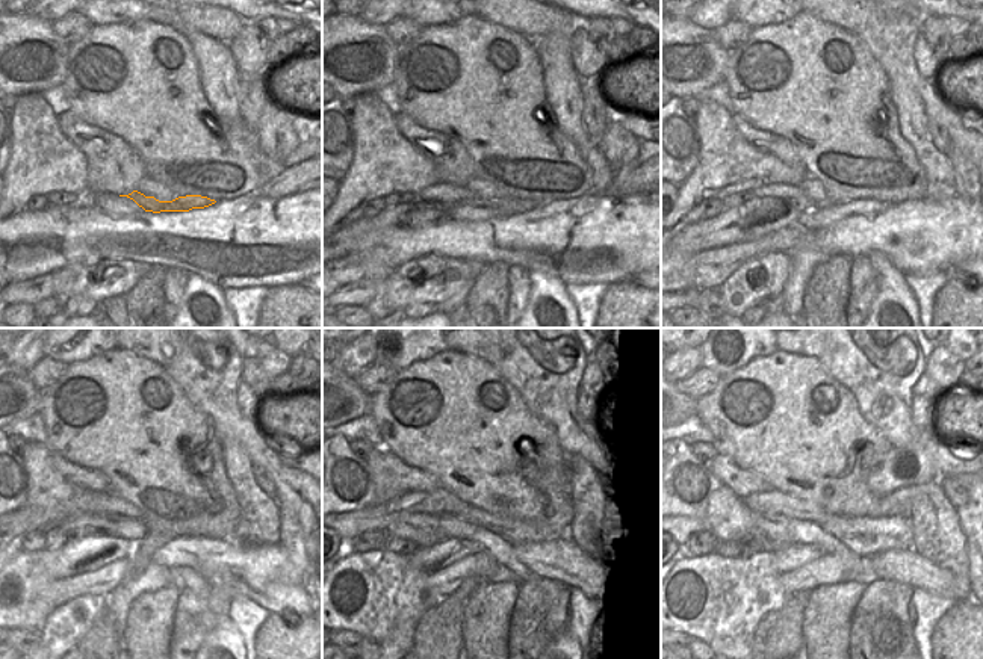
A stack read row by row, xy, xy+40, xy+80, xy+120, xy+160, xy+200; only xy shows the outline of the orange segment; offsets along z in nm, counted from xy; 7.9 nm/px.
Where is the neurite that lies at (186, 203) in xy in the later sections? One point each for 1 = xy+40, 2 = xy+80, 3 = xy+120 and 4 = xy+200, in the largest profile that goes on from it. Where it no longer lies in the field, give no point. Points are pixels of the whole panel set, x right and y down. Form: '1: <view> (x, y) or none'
1: xy+40 (449, 195)
2: xy+80 (793, 194)
3: xy+120 (80, 525)
4: xy+200 (691, 490)

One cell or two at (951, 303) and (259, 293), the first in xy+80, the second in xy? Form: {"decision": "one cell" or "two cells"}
{"decision": "two cells"}

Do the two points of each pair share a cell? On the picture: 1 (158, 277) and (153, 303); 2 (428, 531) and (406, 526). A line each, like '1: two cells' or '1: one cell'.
1: one cell
2: one cell

